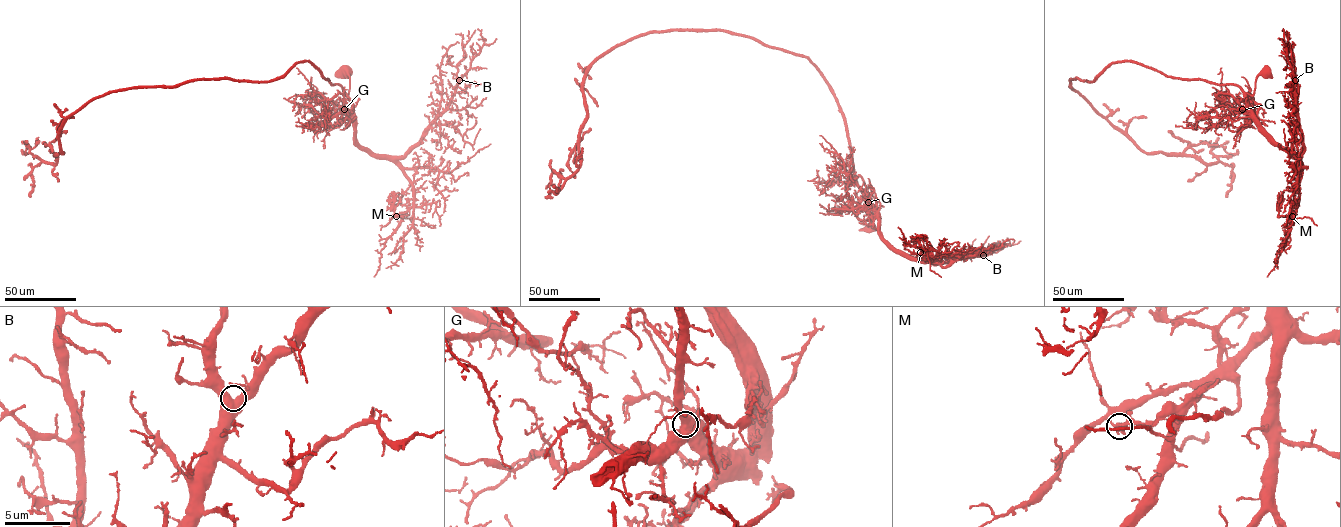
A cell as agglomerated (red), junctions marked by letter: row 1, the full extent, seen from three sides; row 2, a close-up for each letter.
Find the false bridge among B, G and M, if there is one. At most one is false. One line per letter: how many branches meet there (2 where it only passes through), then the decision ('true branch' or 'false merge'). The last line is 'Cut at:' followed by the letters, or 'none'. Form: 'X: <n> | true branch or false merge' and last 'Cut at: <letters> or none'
B: 3 | true branch
G: 3 | true branch
M: 3 | false merge
Cut at: M

